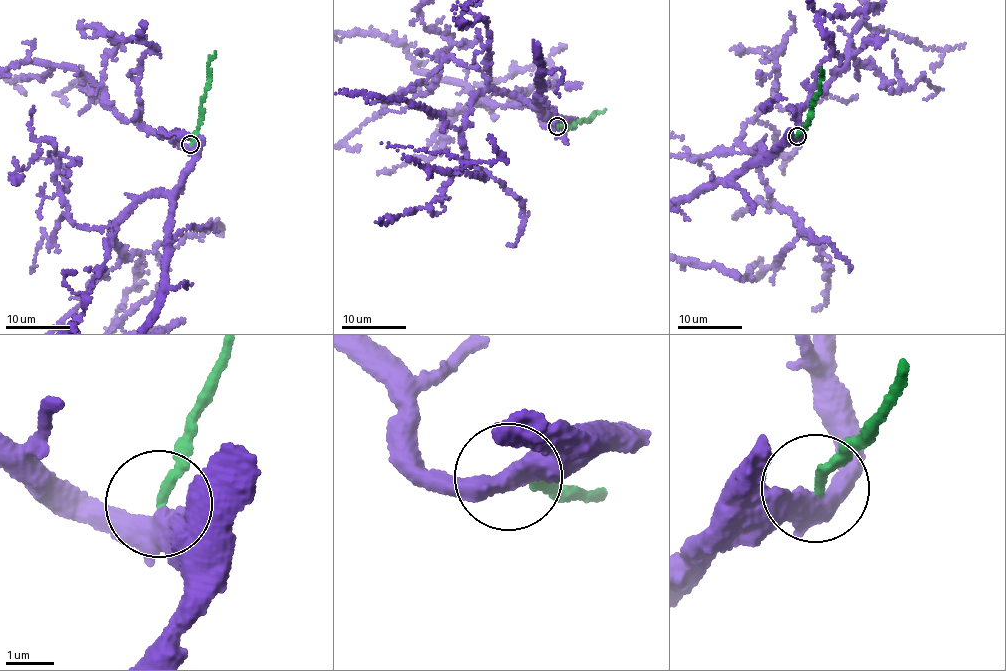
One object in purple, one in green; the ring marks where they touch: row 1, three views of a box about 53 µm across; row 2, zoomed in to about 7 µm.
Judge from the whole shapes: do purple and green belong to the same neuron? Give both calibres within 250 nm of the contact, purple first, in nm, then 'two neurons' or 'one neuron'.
460 nm thick on the purple side, 190 nm on the other; two neurons

